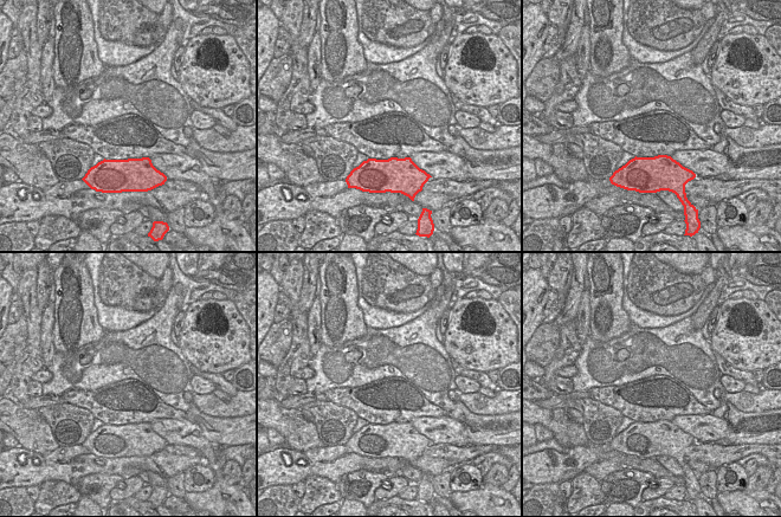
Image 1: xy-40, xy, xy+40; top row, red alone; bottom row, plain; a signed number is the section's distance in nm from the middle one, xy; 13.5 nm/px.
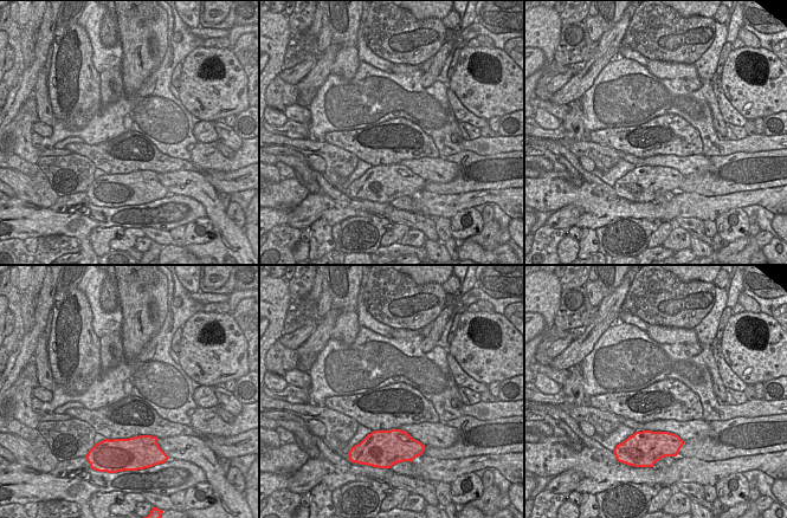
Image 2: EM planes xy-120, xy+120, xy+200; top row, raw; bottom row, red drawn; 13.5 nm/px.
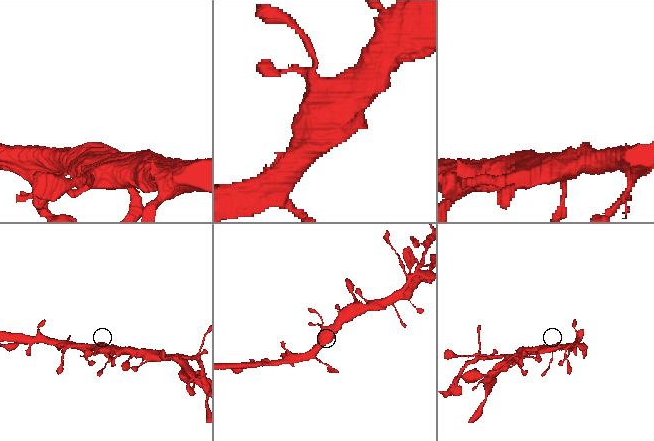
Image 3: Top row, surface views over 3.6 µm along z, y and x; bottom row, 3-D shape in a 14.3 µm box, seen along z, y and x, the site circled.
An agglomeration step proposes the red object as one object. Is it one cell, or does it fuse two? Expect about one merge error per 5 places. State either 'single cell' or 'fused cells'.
single cell

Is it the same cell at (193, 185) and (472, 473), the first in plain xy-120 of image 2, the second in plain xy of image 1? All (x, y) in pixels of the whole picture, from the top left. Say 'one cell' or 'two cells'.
two cells

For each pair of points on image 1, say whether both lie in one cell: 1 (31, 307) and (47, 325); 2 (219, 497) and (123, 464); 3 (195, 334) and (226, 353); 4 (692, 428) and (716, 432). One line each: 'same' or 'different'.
1: different
2: different
3: same
4: same

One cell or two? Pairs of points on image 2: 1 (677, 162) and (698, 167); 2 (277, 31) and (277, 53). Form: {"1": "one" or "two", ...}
{"1": "one", "2": "one"}

